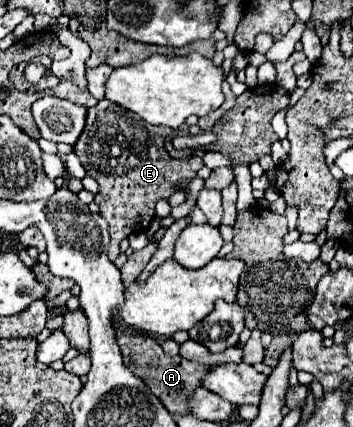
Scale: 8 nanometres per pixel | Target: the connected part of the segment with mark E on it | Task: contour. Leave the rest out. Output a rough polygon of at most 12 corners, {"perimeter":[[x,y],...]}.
{"perimeter":[[107,99],[73,149],[99,183],[111,261],[155,203],[189,185],[199,157],[171,159],[171,129]]}

